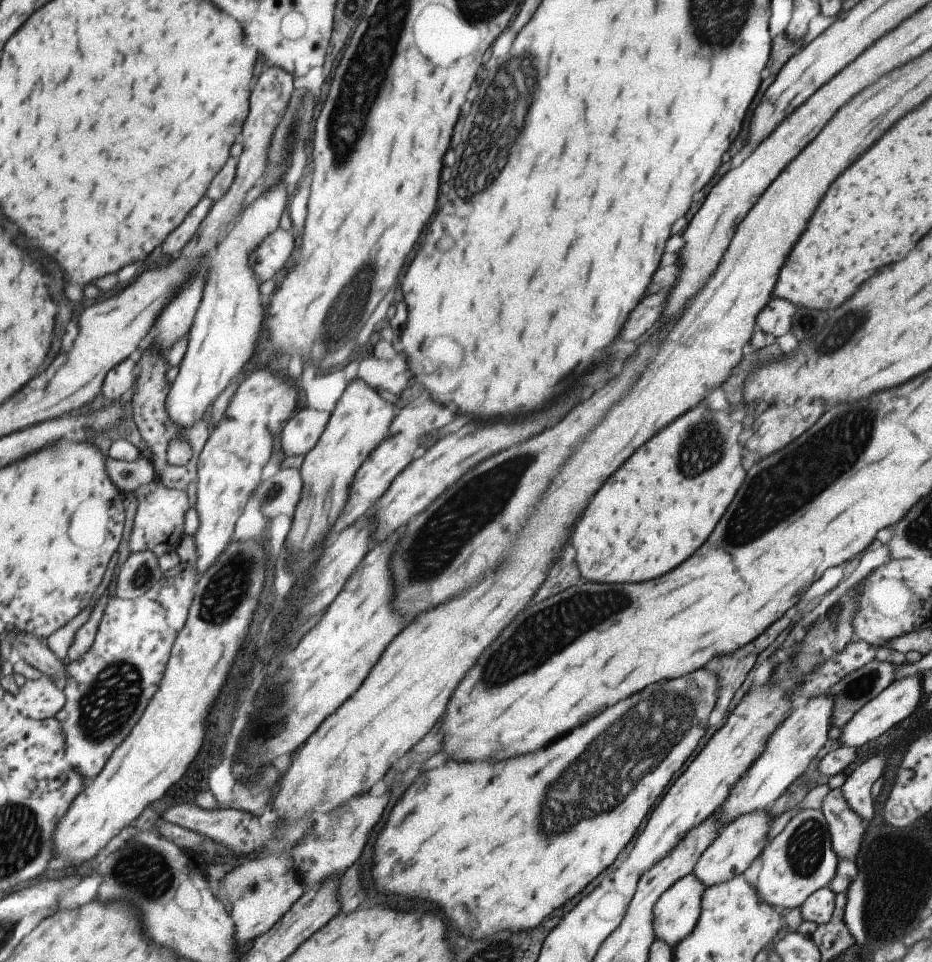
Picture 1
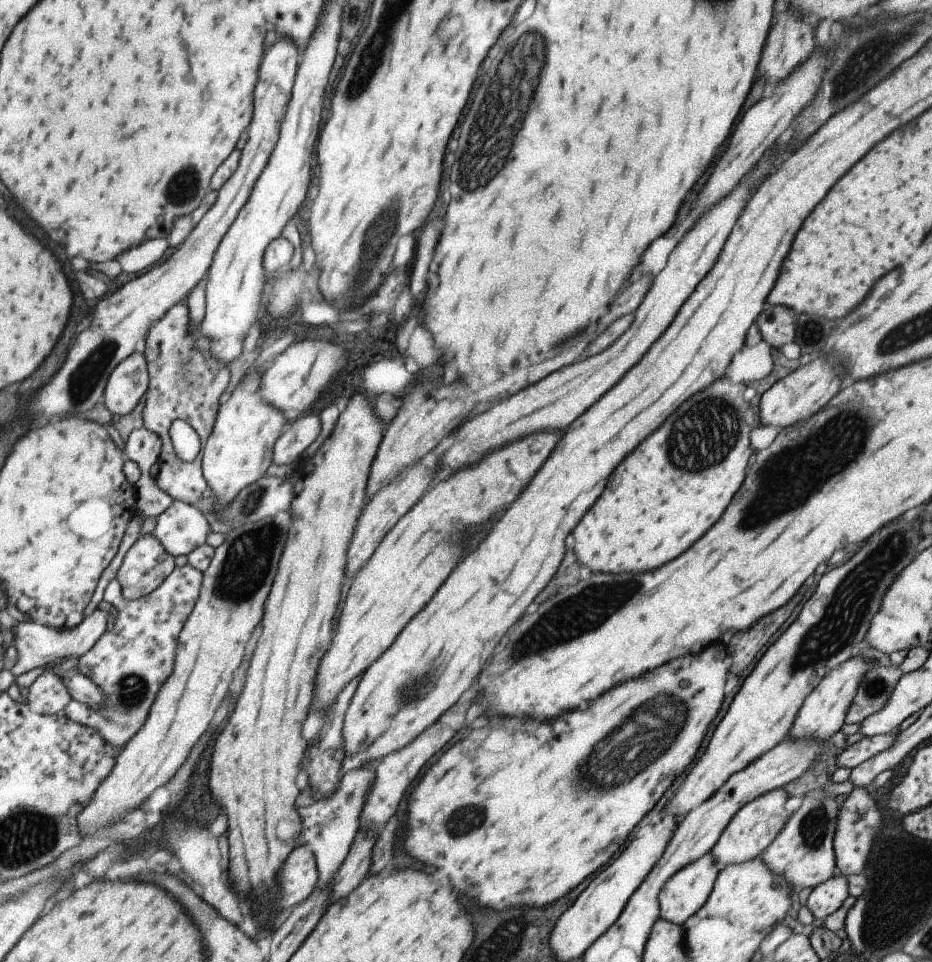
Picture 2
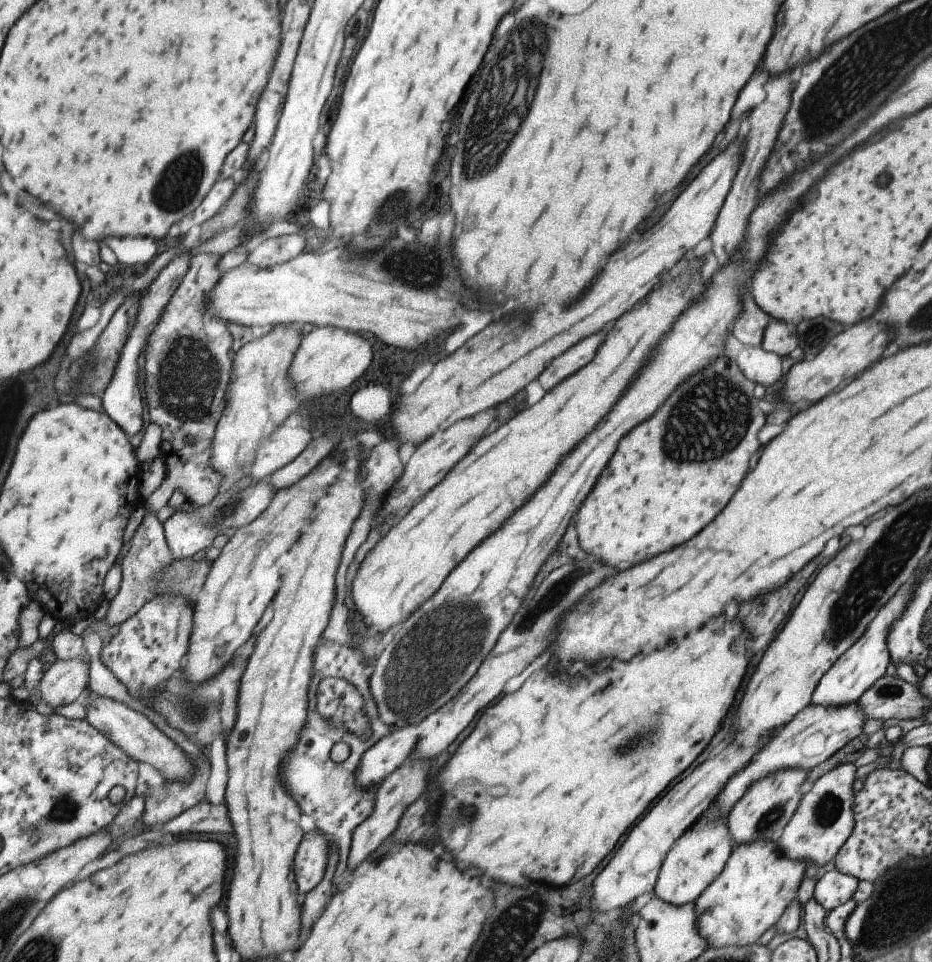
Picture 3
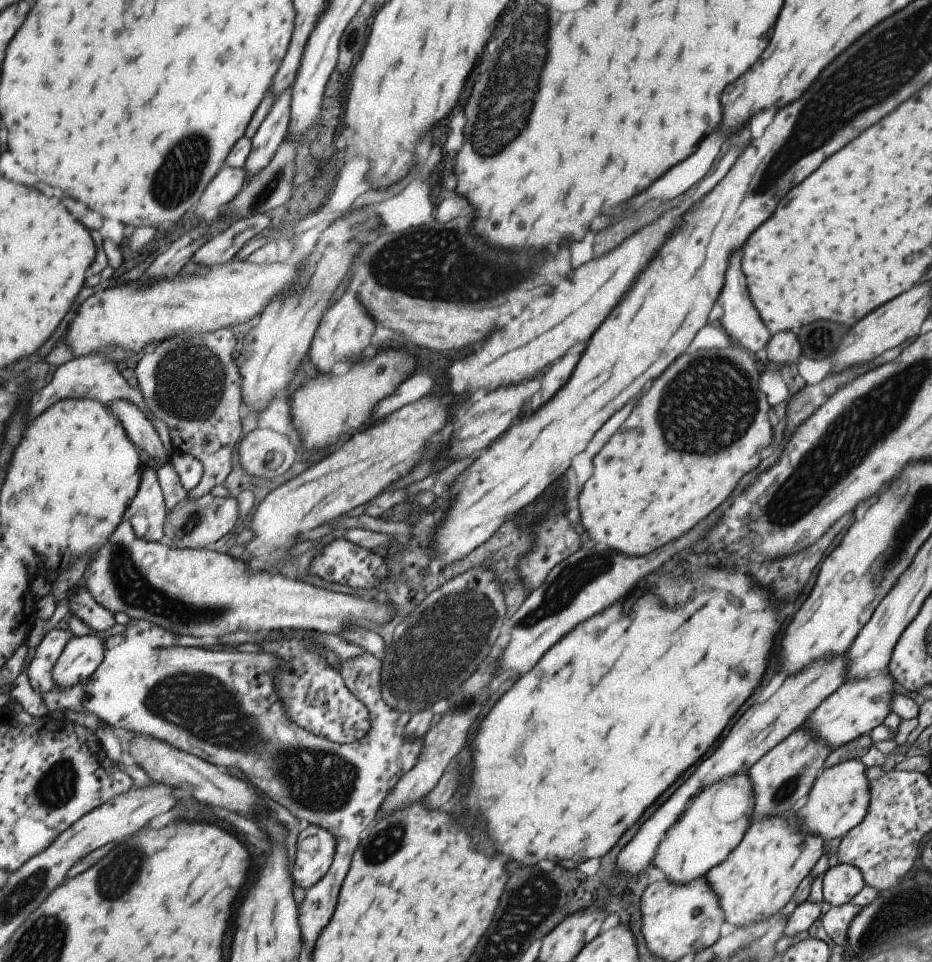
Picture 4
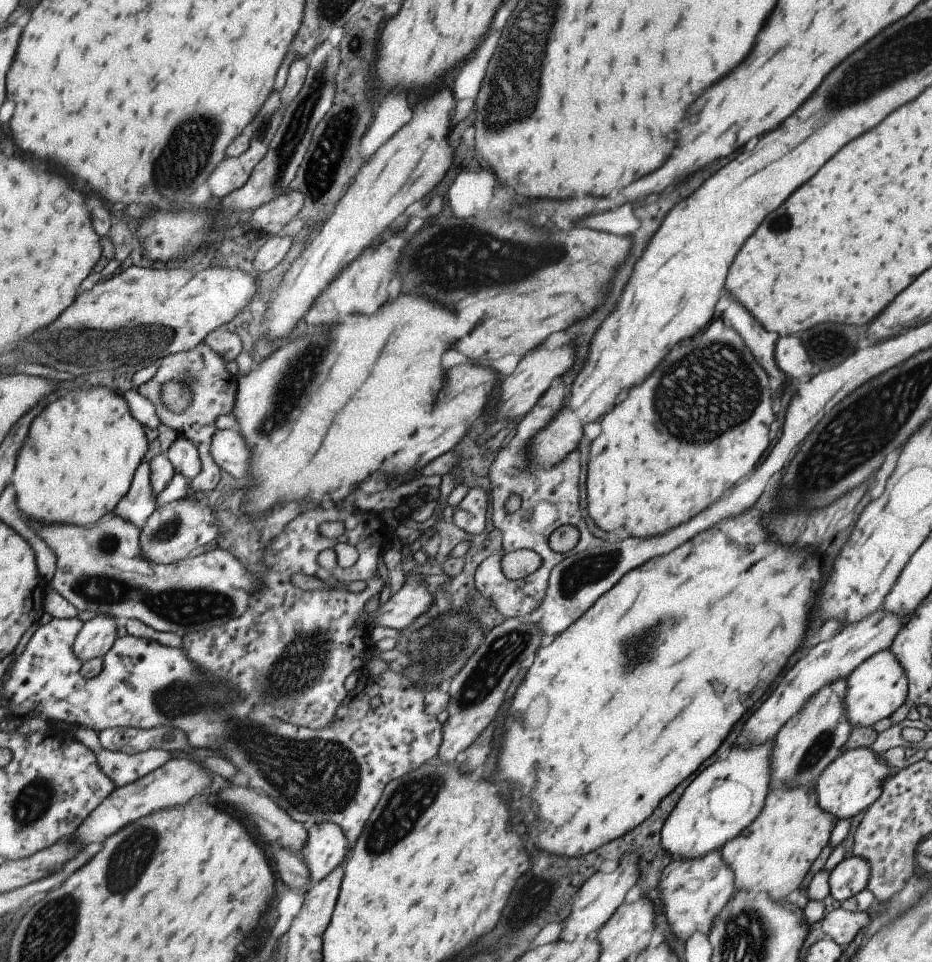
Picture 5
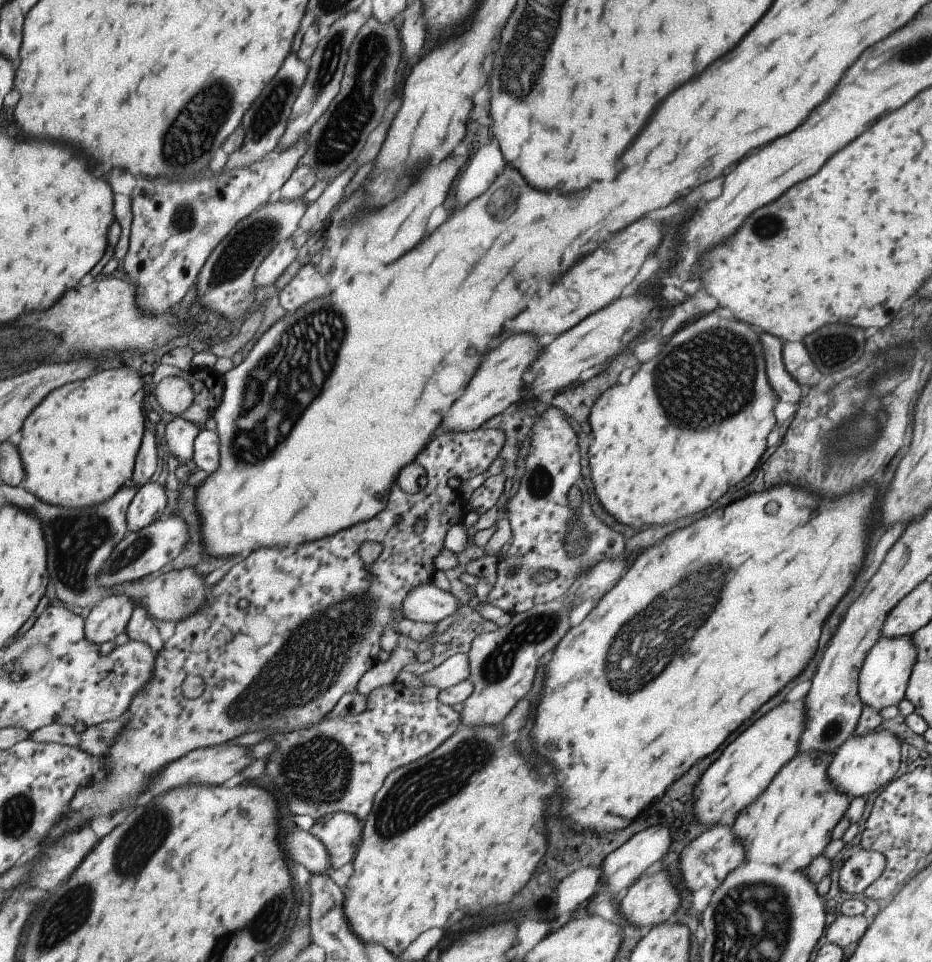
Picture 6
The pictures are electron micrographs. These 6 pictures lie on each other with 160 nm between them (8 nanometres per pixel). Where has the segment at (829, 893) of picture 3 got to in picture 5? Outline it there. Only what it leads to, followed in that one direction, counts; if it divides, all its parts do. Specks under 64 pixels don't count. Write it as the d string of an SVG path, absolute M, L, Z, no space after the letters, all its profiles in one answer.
M852 855L843 858L832 868L828 887L830 896L839 902L848 899L866 888L870 873L870 864L861 857Z

